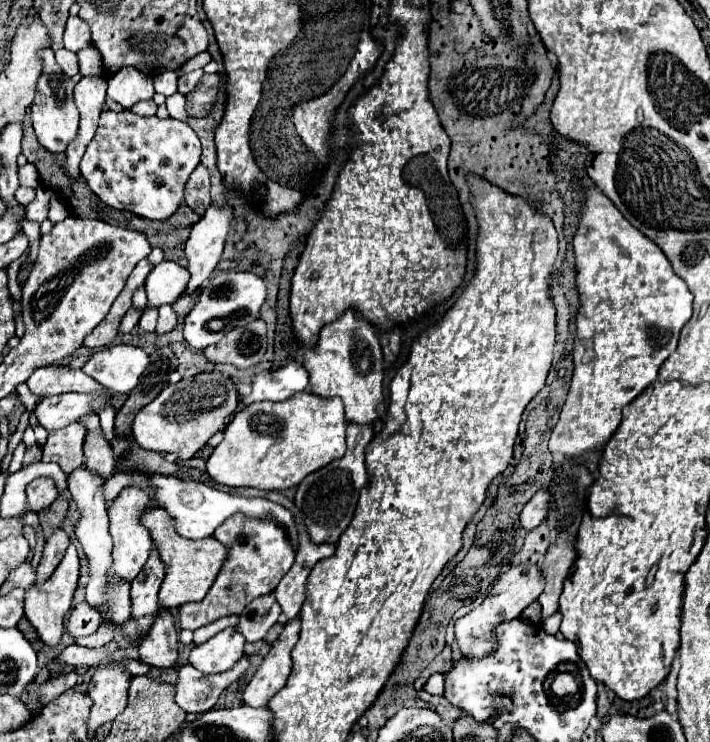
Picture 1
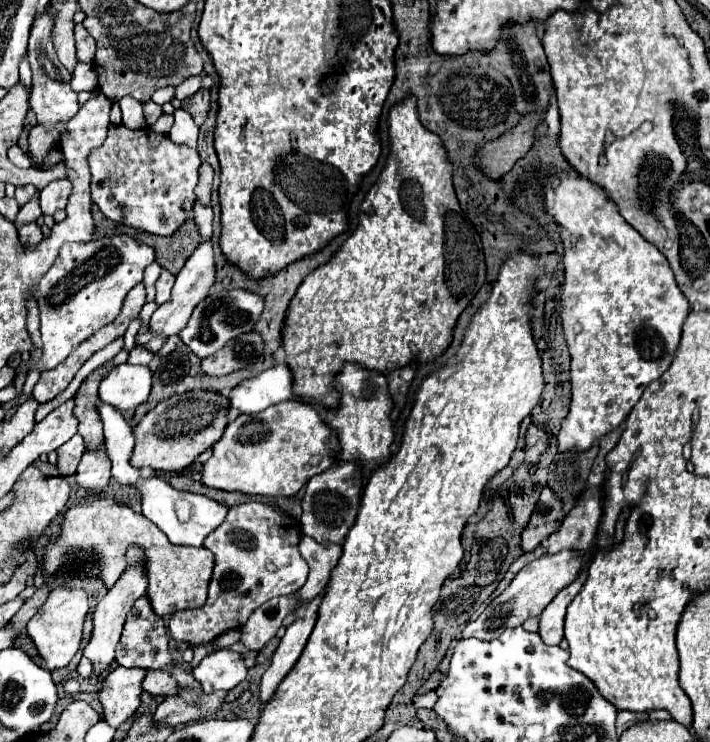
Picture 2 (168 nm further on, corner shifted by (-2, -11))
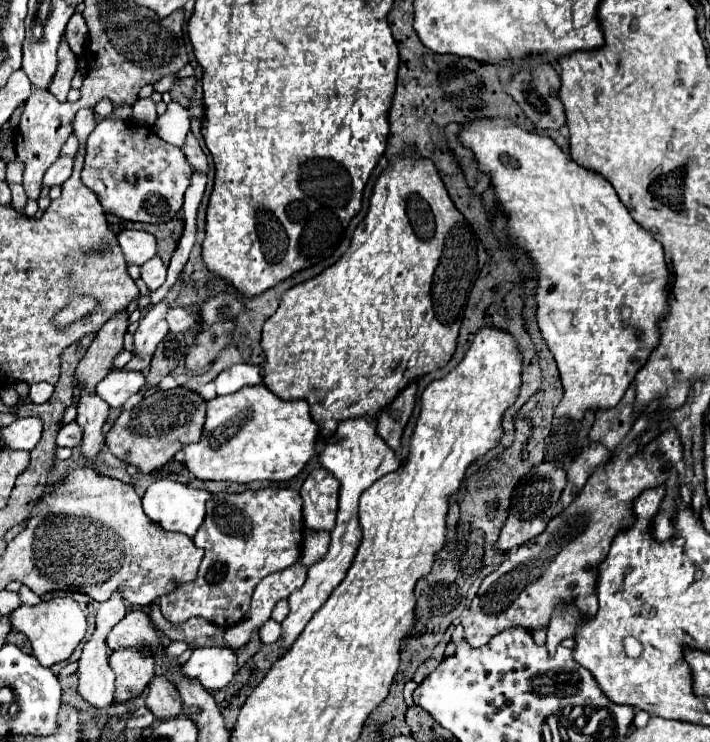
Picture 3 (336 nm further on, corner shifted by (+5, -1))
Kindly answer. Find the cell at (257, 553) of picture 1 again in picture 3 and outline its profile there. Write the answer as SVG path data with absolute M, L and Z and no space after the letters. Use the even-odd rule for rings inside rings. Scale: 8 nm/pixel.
M268 487L212 495L206 507L206 519L194 537L196 547L206 551L198 577L158 599L162 615L172 625L184 623L190 617L204 617L222 629L232 627L248 611L258 581L292 567L300 559L302 539L302 497L296 491Z

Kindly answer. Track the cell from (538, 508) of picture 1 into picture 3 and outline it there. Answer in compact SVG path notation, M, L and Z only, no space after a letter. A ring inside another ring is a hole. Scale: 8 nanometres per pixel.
M542 463L542 465L534 467L532 473L528 473L514 489L510 515L500 531L496 549L510 551L512 547L518 547L518 545L526 543L528 539L540 535L546 529L548 521L558 515L558 499L562 495L564 485L566 485L566 473L560 467L554 467L552 463Z

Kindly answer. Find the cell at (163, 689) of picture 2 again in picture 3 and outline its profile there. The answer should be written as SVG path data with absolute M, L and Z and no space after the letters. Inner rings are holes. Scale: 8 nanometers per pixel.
M154 675L148 683L148 695L146 695L146 707L158 717L176 717L182 713L182 701L176 691L176 687L166 679Z

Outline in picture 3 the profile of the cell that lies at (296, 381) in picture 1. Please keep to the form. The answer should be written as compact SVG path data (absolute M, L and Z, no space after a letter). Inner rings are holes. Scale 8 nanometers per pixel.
M238 363L228 369L224 369L216 379L216 393L218 395L230 395L236 393L238 389L246 385L260 385L262 383L262 369L260 365L248 365L248 363Z

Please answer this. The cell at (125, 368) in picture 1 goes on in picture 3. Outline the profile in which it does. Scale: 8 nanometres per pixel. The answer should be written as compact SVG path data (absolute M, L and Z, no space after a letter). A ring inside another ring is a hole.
M112 369L98 385L96 393L110 405L122 407L126 399L138 393L144 387L144 373L142 371L126 371L126 369Z

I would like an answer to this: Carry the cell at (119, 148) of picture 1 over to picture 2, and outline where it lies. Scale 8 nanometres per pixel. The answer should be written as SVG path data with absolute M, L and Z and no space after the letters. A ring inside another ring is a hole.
M123 125L109 127L109 135L105 143L93 149L89 155L89 167L93 173L91 197L93 197L93 203L101 209L101 213L107 219L123 223L133 229L167 237L175 233L181 227L181 223L185 223L191 215L191 209L195 203L195 185L197 185L199 165L201 165L201 159L197 151L191 151L189 147L179 147L171 143L165 135L155 135L149 129L131 131Z

